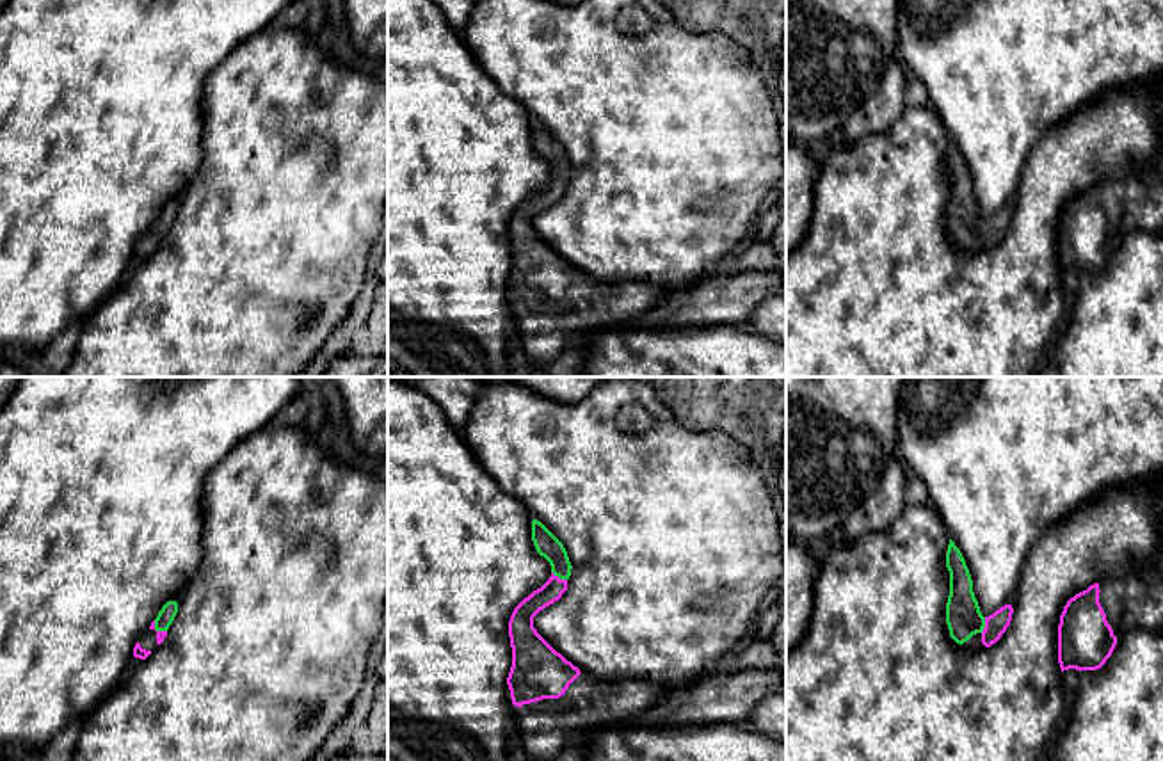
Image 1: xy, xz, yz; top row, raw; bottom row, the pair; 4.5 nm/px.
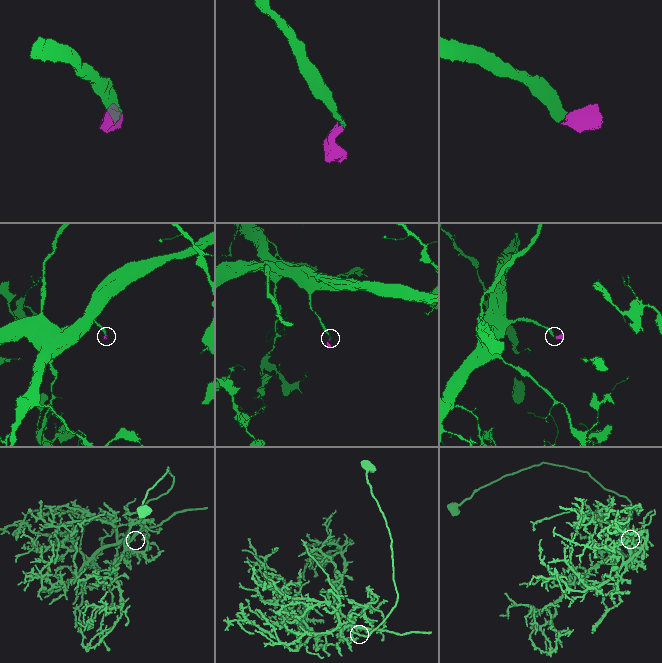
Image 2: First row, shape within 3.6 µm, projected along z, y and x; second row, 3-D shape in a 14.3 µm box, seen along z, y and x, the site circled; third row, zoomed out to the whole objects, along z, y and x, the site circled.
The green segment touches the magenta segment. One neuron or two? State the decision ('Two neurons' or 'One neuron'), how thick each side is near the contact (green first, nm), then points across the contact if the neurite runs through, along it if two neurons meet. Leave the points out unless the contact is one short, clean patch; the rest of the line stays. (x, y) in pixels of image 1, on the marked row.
One neuron. Thickness 110 nm (green) against 100 nm. Path across: xz (546, 544), (557, 555), (559, 576), (552, 591)

